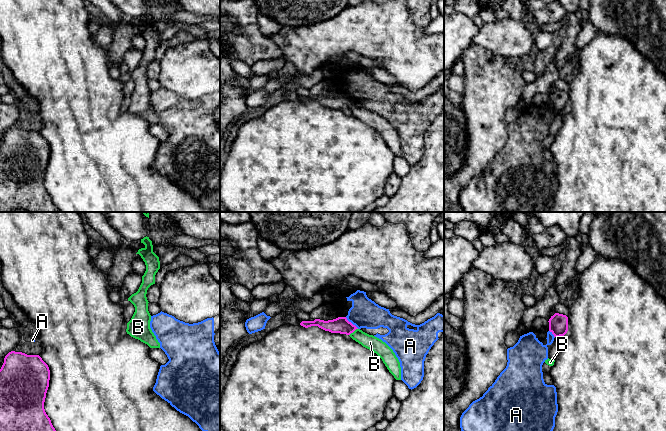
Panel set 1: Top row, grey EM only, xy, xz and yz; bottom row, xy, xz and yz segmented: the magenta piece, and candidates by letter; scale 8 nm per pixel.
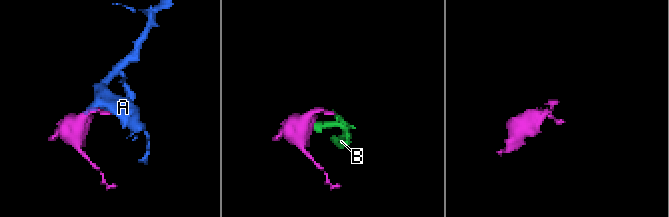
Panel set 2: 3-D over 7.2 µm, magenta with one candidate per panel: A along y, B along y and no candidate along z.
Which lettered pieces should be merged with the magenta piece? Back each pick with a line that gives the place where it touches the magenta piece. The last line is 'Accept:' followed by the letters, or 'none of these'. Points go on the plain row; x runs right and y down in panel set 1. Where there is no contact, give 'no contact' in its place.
Accept: none of these

